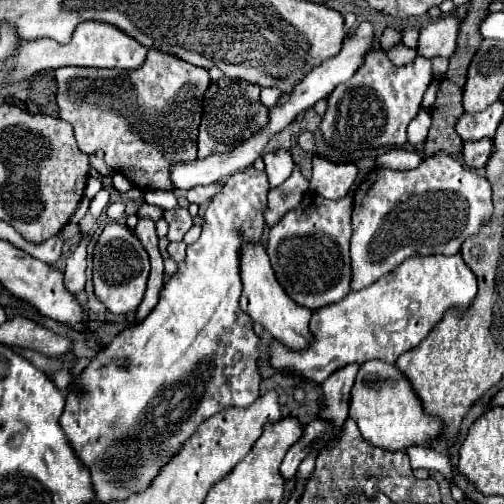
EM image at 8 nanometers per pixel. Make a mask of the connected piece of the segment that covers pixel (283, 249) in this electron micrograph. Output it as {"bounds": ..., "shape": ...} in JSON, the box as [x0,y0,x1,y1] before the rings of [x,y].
{"bounds":[268,191,352,309],"shape":[[[308,191],[300,206],[286,213],[284,219],[270,229],[268,257],[272,269],[288,297],[298,305],[320,309],[340,301],[350,291],[350,215],[352,199],[348,195],[340,201],[328,201]]]}

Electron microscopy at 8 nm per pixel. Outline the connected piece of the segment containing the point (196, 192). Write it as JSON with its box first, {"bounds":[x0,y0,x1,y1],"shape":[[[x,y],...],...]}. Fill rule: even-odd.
{"bounds":[188,183,224,203],"shape":[[[214,183],[210,187],[196,187],[196,189],[190,189],[188,191],[188,201],[190,203],[204,203],[204,201],[210,201],[216,193],[220,193],[224,189],[224,183]]]}

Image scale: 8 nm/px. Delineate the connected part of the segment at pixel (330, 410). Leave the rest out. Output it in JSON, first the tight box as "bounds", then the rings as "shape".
{"bounds":[320,365,358,427],"shape":[[[346,365],[344,369],[336,369],[336,373],[332,373],[332,377],[322,383],[324,409],[320,411],[320,417],[332,421],[334,427],[340,427],[346,421],[350,387],[354,383],[356,373],[358,365]]]}

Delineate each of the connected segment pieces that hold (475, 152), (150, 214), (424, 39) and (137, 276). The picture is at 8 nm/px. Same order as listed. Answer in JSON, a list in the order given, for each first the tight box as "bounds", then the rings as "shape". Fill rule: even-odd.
[{"bounds":[462,139,492,169],"shape":[[[492,139],[466,141],[462,155],[470,169],[484,169],[484,165],[488,163],[488,157],[492,157]]]},{"bounds":[137,203,164,221],"shape":[[[144,203],[137,212],[138,217],[150,218],[153,221],[158,221],[162,218],[164,209]]]},{"bounds":[418,15,460,57],"shape":[[[454,15],[442,17],[420,31],[418,53],[422,57],[452,57],[456,51],[456,33],[460,31],[460,21]]]},{"bounds":[92,223,150,315],"shape":[[[124,223],[106,225],[94,245],[94,271],[92,271],[94,295],[106,305],[106,309],[116,315],[126,315],[134,311],[144,297],[148,273],[150,273],[148,255],[138,237]]]}]

